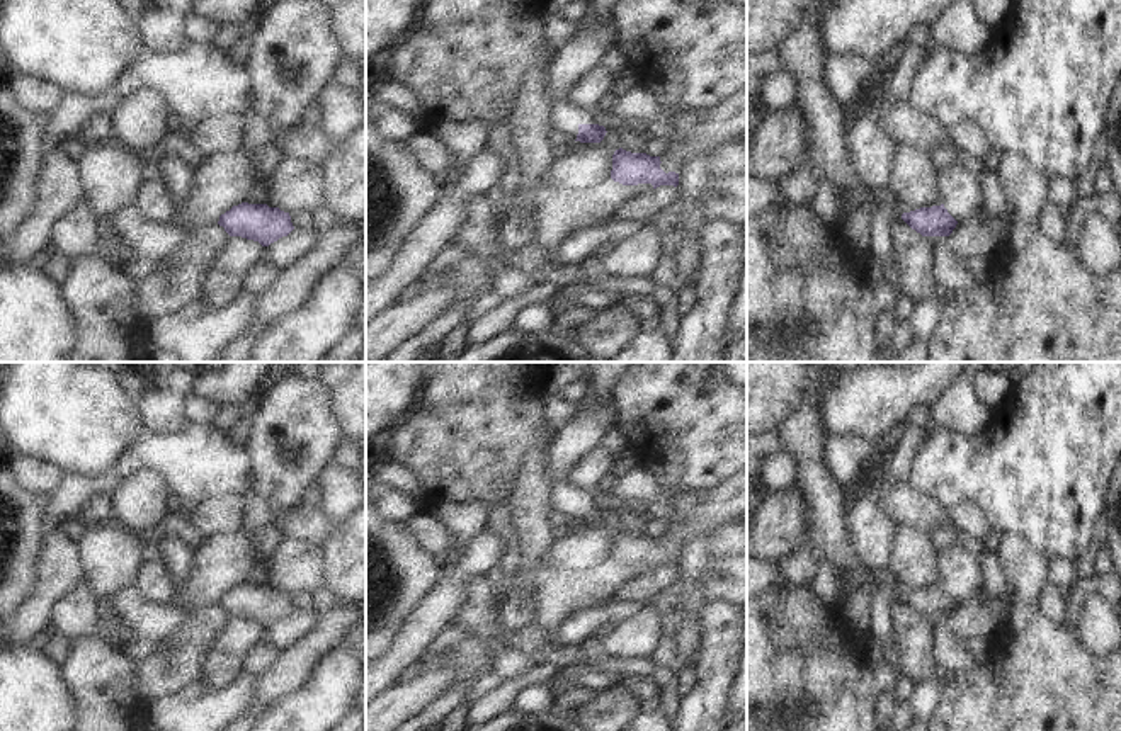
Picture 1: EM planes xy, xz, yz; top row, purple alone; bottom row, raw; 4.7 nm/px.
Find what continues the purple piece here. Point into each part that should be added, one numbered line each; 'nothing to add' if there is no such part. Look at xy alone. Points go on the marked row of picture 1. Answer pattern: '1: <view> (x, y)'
nothing to add

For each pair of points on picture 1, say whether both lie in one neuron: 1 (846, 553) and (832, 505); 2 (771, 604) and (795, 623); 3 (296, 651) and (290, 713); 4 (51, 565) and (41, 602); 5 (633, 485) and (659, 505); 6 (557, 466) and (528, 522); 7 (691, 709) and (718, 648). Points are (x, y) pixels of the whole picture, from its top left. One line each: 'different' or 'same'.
1: same
2: different
3: different
4: same
5: same
6: different
7: same

